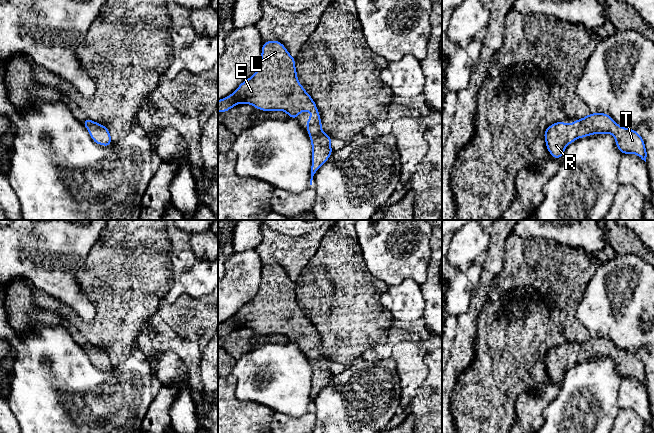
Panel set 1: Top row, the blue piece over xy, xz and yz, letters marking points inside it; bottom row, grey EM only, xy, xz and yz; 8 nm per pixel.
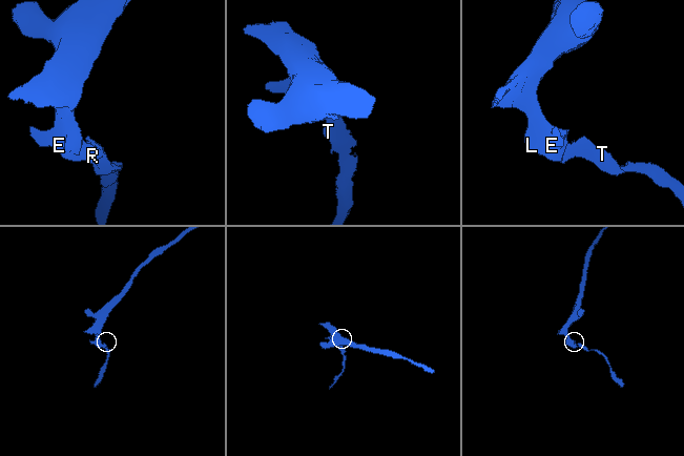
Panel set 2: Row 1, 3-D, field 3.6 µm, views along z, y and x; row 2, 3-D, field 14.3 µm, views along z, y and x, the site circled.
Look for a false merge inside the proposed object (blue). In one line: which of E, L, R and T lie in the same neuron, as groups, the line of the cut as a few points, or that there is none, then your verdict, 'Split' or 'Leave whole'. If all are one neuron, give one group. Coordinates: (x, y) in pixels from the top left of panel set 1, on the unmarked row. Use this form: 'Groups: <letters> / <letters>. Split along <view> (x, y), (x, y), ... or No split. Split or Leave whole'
Groups: E L R T. No split. Leave whole

